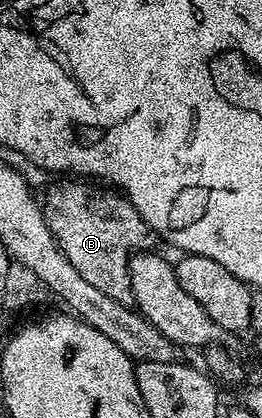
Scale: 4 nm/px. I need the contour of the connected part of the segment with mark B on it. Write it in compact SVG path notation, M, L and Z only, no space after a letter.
M65 177L62 180L62 183L55 184L46 193L45 199L43 195L43 210L47 225L63 253L63 257L67 257L67 261L71 261L71 265L75 265L79 277L83 277L83 281L87 281L87 285L95 285L95 289L99 289L99 293L103 293L115 301L132 304L129 258L150 246L151 232L148 225L143 221L143 217L139 217L132 201L126 199L120 191L97 181L86 181L81 177Z

